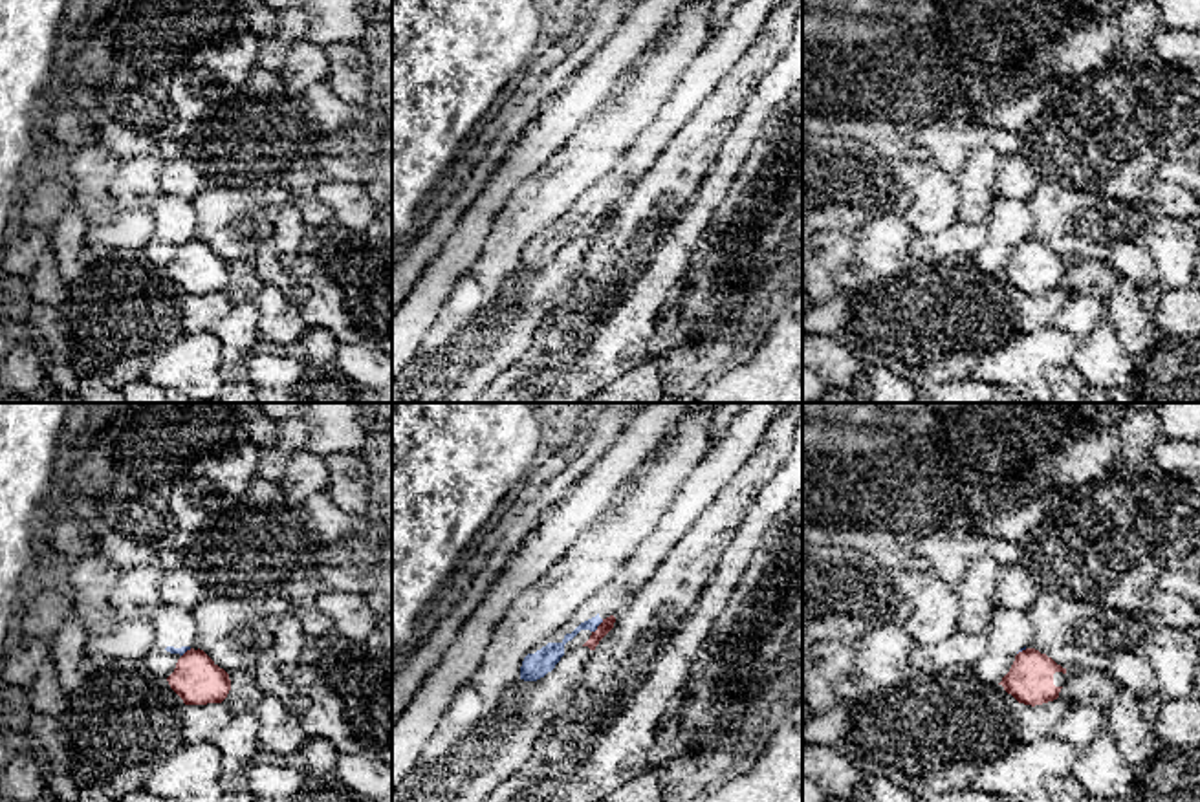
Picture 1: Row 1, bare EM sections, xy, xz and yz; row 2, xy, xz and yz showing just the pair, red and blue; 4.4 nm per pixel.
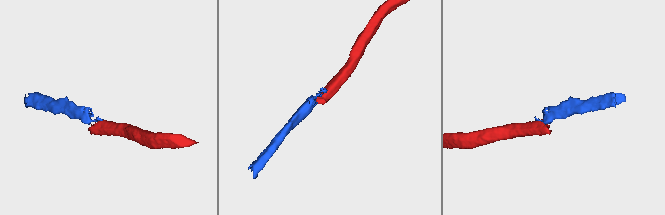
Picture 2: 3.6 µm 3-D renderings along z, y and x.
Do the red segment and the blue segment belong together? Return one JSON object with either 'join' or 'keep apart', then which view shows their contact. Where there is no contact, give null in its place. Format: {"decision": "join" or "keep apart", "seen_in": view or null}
{"decision": "keep apart", "seen_in": "xz"}

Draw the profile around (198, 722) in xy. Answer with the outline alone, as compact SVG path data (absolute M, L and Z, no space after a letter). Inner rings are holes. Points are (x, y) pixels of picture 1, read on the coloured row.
M224 703L185 705L181 734L187 743L214 738L233 720L233 714Z

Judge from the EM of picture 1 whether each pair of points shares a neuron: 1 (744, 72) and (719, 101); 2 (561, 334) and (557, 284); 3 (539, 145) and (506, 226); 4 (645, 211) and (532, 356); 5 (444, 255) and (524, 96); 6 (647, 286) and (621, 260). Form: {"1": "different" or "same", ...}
{"1": "same", "2": "different", "3": "different", "4": "same", "5": "different", "6": "different"}

